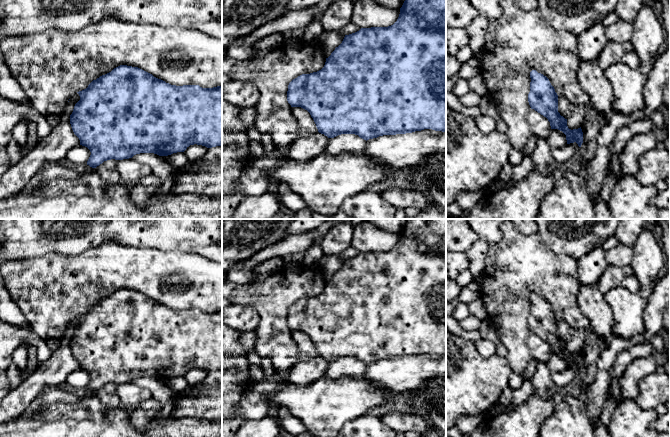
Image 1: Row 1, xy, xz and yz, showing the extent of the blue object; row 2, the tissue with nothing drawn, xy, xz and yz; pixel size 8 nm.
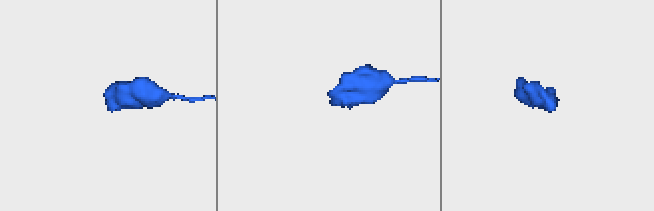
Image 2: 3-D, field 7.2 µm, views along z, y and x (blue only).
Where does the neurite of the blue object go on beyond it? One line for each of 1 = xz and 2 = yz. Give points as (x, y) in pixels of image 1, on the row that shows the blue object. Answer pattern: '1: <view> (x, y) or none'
1: none
2: none

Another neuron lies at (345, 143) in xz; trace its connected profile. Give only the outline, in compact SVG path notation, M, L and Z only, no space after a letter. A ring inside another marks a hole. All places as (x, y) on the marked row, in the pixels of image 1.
M341 134L329 138L326 153L331 155L354 154L362 155L366 148L366 140L355 134Z

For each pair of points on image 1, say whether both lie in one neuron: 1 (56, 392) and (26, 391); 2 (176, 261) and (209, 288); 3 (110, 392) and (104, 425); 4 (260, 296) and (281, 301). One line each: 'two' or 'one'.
1: two
2: one
3: two
4: one

